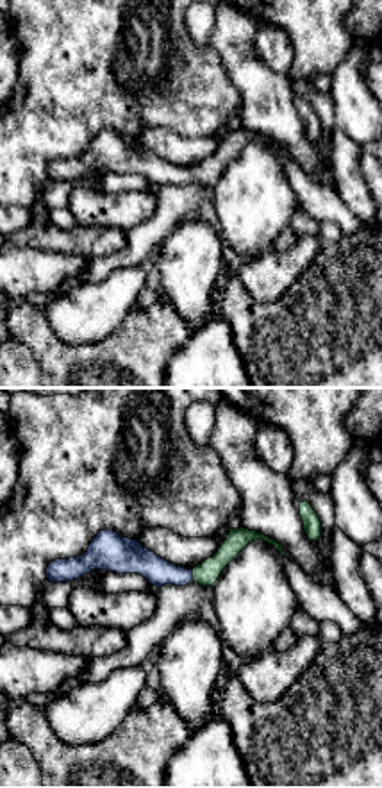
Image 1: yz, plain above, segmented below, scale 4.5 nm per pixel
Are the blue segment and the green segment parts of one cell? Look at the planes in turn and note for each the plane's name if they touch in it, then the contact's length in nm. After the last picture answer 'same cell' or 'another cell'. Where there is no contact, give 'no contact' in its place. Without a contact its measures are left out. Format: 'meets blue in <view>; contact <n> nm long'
meets blue in yz; contact 50 nm long

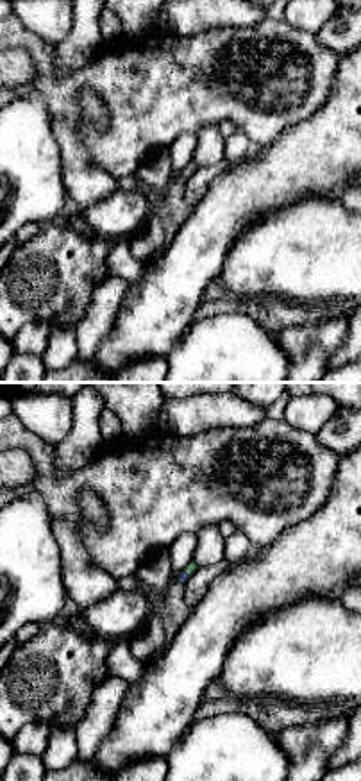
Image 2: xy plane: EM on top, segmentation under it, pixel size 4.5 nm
meets blue in xy; contact 40 nm long

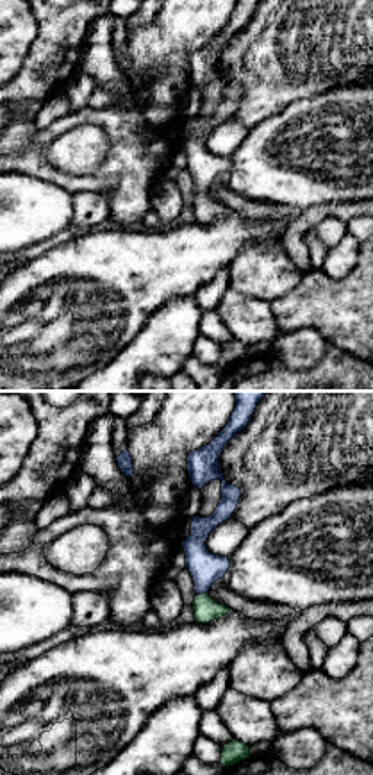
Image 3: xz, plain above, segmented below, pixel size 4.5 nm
meets blue in xz; contact 60 nm long

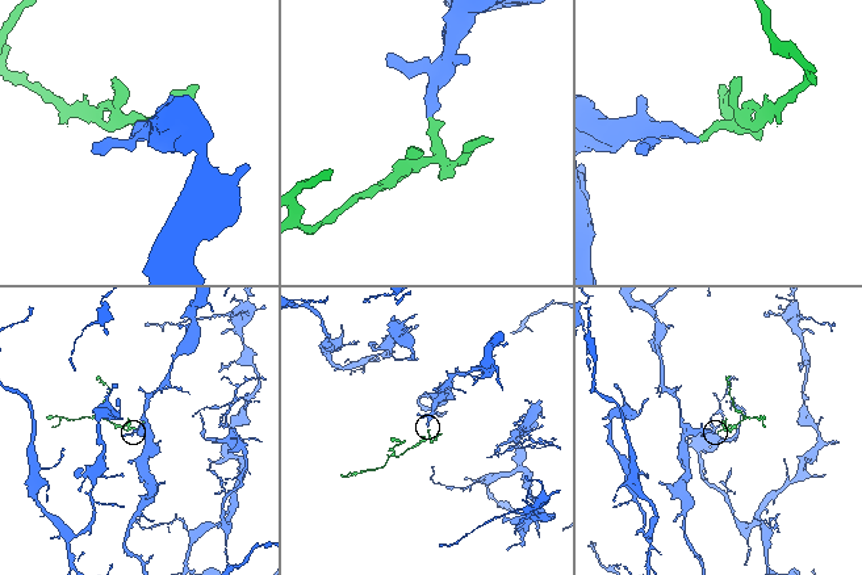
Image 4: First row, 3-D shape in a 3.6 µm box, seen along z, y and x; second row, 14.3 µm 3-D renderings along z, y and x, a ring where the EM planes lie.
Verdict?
same cell

